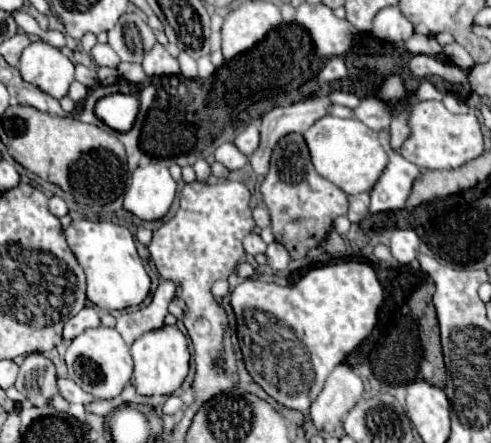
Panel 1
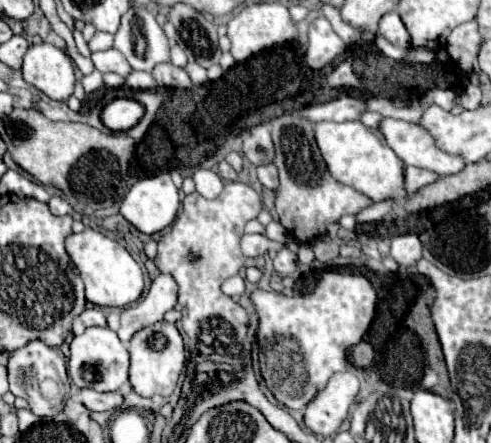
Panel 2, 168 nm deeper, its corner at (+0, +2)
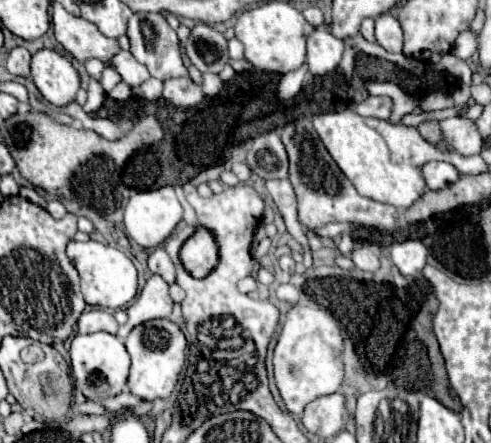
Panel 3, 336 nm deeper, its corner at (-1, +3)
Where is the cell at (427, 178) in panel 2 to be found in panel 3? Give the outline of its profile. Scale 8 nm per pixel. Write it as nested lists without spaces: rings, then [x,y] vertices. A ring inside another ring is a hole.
[[[426,162],[422,166],[422,178],[430,190],[440,190],[458,180],[458,170],[448,162]]]

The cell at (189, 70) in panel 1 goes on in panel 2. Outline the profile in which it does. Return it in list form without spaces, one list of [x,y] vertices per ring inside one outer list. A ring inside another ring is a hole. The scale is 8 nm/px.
[[[189,63],[187,65],[187,73],[189,73],[189,77],[191,77],[191,81],[193,81],[195,87],[199,87],[199,85],[203,85],[203,83],[209,81],[207,79],[207,71],[201,65],[197,65],[197,63]]]

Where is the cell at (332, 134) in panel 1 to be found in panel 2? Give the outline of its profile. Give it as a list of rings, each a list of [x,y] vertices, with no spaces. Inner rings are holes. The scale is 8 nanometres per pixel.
[[[319,121],[315,123],[315,139],[329,173],[337,181],[365,193],[373,201],[403,201],[409,197],[405,191],[405,163],[385,141],[379,139],[375,131],[365,127],[361,121]]]

